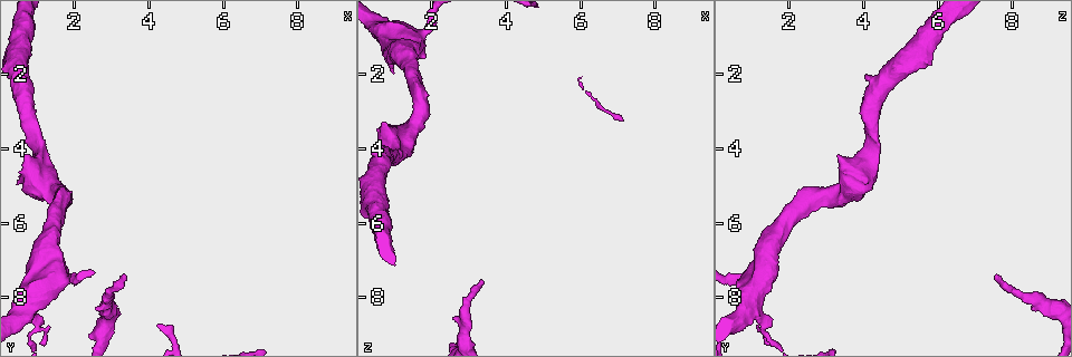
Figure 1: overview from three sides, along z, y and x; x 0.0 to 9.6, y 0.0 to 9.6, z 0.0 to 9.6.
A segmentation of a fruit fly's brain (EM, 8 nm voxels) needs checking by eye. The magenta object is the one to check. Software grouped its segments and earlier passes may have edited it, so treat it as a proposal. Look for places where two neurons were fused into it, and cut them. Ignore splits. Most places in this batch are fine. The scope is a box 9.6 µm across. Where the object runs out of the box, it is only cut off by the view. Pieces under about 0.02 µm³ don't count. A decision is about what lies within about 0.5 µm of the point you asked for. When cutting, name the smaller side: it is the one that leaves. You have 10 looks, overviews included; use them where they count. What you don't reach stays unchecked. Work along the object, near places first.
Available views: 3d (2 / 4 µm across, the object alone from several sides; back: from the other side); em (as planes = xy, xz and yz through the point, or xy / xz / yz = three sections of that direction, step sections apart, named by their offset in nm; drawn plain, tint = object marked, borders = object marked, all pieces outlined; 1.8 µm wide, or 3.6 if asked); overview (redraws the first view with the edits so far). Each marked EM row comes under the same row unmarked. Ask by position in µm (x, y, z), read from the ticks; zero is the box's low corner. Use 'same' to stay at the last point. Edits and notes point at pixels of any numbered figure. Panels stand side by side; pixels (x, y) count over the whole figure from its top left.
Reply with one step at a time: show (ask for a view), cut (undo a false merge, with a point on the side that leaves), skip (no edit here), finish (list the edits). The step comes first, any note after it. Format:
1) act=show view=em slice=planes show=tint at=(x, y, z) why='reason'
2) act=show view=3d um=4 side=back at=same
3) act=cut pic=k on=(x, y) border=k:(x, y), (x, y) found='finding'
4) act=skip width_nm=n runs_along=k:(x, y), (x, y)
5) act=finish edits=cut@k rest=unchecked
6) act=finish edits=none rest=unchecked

act=show view=em slice=xy step=4 show=tint at=(0.95, 8.80, 1.35) why='thick turns thin'

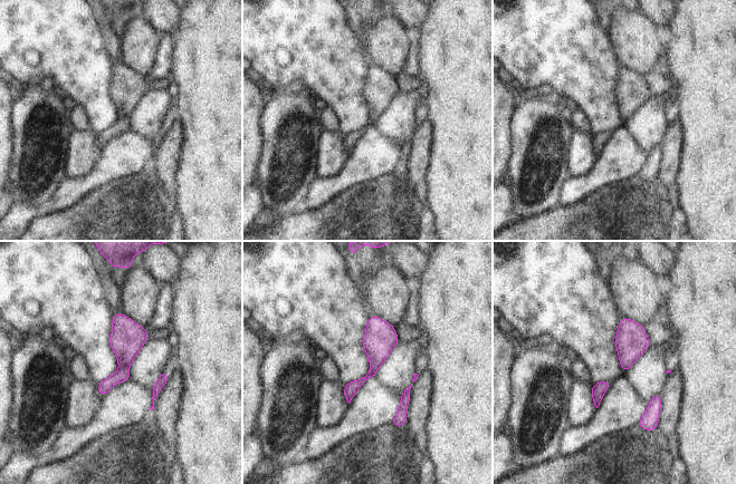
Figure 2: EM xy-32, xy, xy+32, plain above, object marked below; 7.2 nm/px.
act=show view=em slice=planes show=tint at=same why='cut it another way'

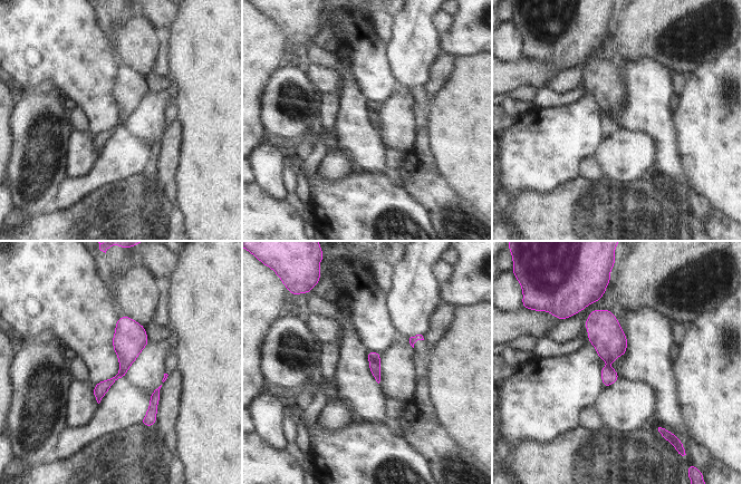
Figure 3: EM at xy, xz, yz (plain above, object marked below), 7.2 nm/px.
act=cut pic=3 on=(372, 356) border=3:(378, 359), (369, 361) found='a second neuron is stuck on'

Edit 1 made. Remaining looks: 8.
act=show view=3d um=4 at=(1.95, 7.50, 0.55)

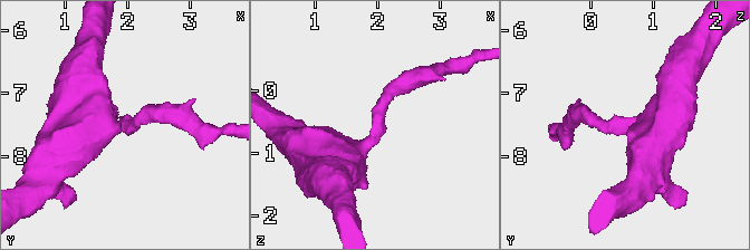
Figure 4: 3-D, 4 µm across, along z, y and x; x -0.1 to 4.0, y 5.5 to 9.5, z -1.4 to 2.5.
act=show view=em slice=planes show=borders at=(1.95, 7.55, 0.55)

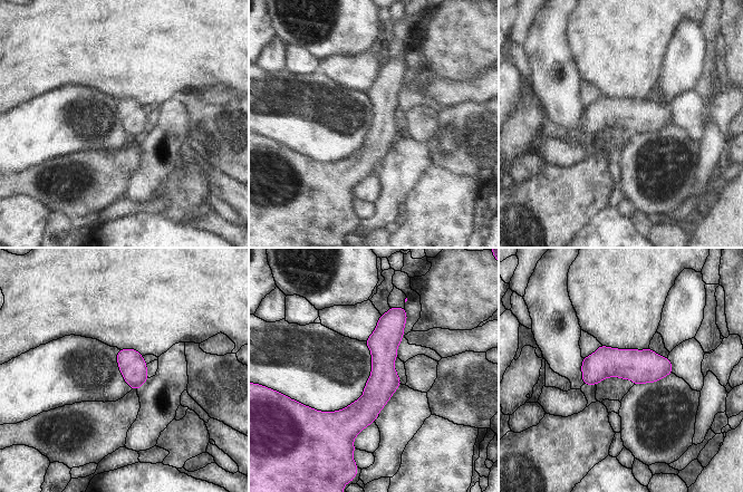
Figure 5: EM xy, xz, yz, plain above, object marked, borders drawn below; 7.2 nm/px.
act=skip runs_along=5:(397, 310), (383, 383), (350, 435) found='continuous, no second neuron'

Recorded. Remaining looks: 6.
act=show view=em slice=planes show=tint at=(1.10, 4.55, 4.05) why='branch point'

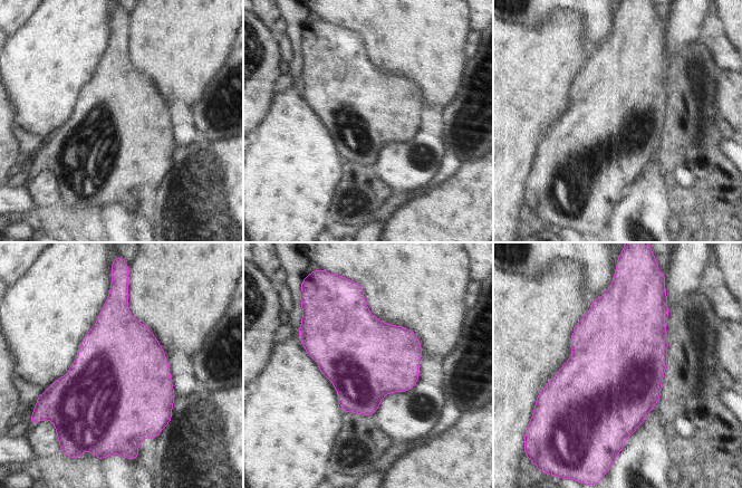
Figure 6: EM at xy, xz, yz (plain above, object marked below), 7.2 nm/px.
act=skip found='continuous, no second neuron'

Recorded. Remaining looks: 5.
act=finish edits=cut@3 rest=unchecked

